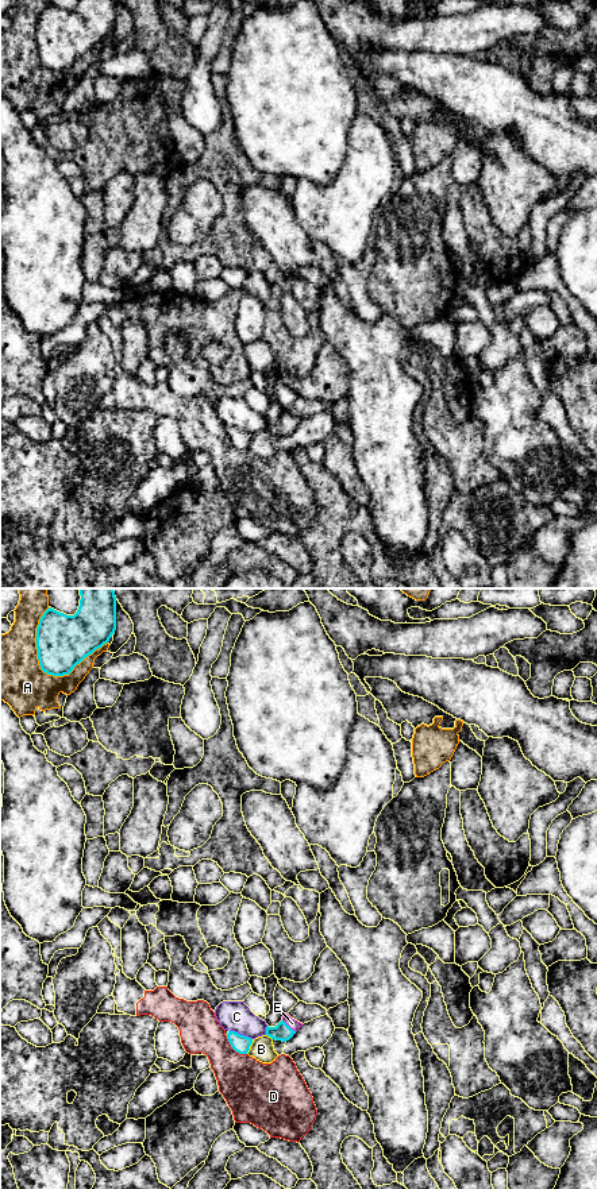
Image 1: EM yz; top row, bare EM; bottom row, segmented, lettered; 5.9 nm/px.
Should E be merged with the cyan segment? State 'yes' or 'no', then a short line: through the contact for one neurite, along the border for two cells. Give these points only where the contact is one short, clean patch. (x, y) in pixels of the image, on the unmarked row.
yes; line yz (281, 427), (289, 423), (292, 419)

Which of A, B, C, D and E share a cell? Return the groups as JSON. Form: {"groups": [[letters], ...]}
{"groups": [["A"], ["B"], ["C"], ["D"], ["E"]]}

